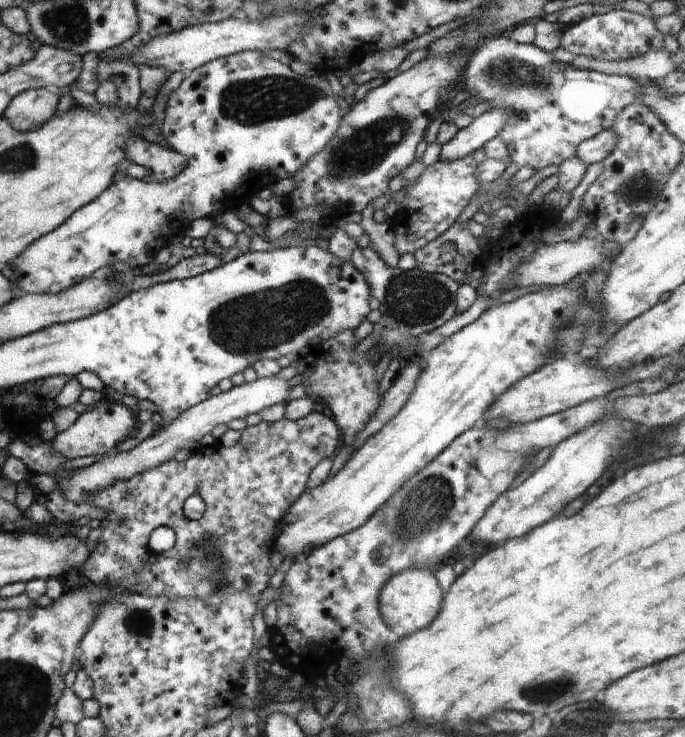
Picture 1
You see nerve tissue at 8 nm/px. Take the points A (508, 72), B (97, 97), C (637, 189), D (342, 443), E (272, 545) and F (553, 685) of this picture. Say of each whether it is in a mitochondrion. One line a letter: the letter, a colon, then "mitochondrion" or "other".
A: mitochondrion
B: other
C: mitochondrion
D: other
E: other
F: mitochondrion

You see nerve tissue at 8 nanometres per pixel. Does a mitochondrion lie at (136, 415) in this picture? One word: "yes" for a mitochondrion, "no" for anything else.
no

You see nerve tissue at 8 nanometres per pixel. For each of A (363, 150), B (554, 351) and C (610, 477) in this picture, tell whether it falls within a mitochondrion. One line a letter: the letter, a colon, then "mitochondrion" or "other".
A: mitochondrion
B: other
C: other

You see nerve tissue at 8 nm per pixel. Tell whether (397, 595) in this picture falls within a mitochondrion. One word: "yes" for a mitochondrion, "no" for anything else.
no

